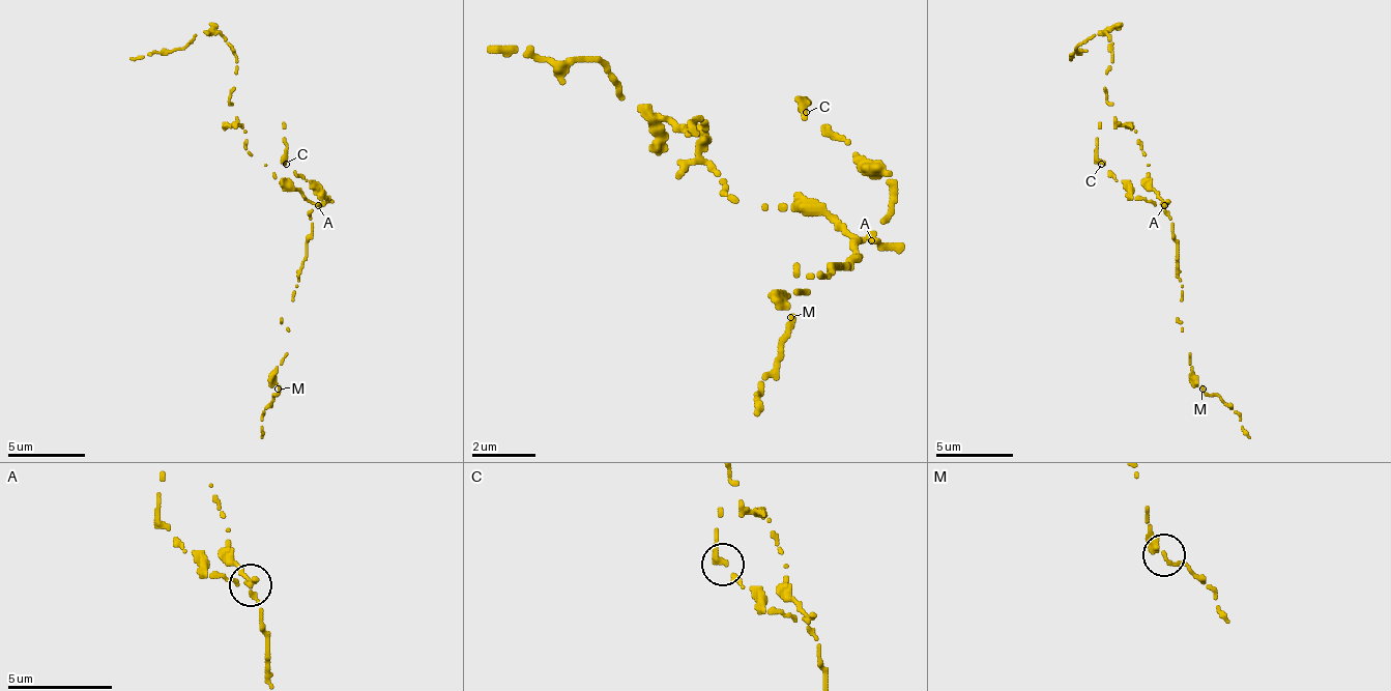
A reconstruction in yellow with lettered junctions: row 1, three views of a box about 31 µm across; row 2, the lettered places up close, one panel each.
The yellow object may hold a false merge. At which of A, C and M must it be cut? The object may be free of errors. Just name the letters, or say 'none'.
A

